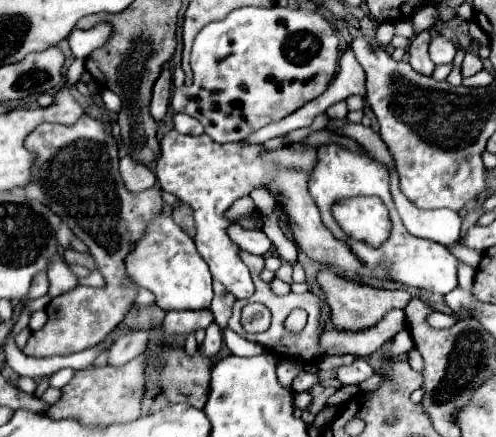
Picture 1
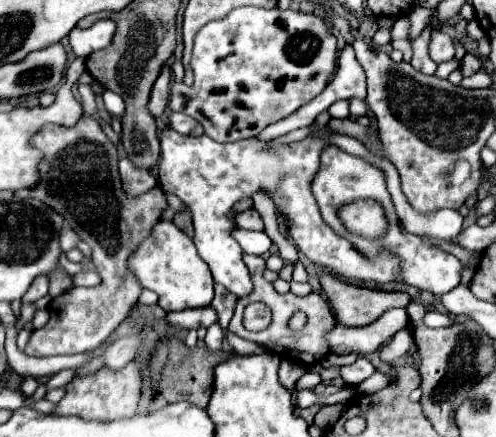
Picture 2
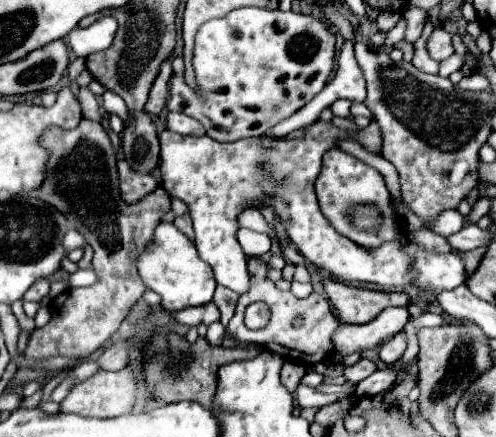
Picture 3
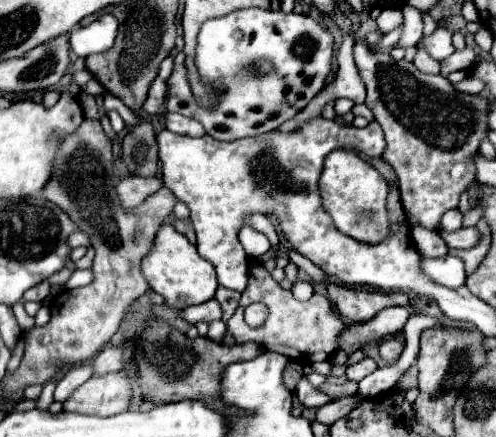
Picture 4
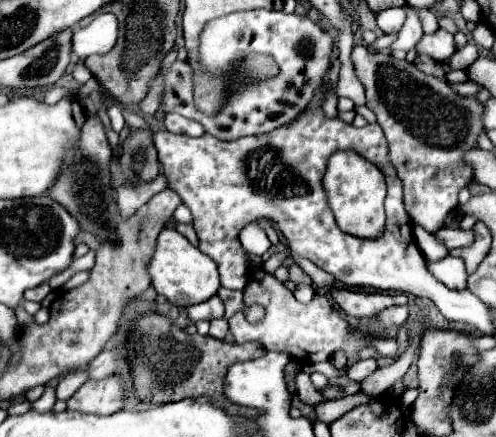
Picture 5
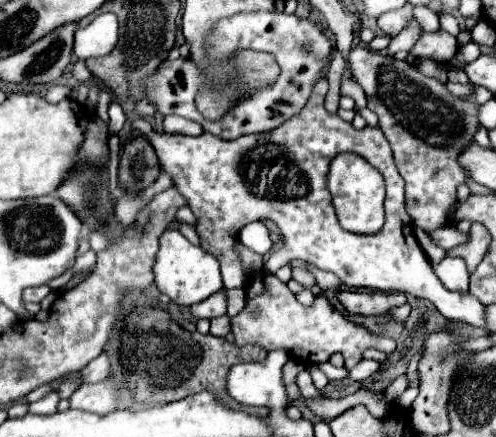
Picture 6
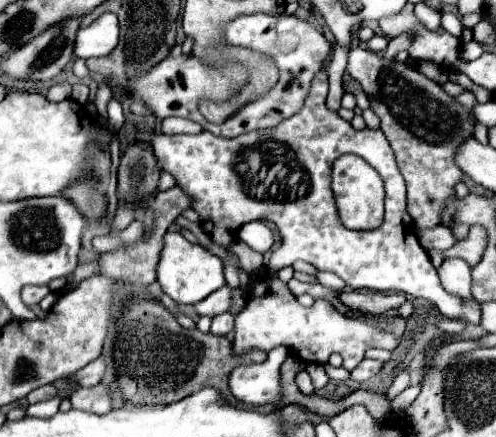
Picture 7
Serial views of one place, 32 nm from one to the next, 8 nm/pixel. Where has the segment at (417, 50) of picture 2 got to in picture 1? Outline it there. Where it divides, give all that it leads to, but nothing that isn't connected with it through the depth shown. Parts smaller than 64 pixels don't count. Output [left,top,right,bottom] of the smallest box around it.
[410,30,436,76]

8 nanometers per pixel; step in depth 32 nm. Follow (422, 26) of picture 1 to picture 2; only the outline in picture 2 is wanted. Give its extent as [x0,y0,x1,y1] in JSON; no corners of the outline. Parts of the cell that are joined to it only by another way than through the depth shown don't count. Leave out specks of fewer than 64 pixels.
[406,6,432,40]

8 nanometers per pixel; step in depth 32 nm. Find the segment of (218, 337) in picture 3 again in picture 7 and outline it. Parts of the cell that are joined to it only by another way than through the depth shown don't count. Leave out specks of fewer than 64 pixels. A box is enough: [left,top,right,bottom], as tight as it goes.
[210,312,236,336]

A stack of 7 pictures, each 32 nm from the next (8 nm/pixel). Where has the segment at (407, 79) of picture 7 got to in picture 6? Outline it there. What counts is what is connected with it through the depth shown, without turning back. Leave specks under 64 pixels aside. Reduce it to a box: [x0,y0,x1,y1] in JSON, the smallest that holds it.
[348,46,480,232]

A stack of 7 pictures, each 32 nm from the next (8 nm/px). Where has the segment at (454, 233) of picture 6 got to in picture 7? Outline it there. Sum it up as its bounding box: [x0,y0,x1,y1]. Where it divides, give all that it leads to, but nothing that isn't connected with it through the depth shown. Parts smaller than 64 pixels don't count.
[418,226,456,250]

